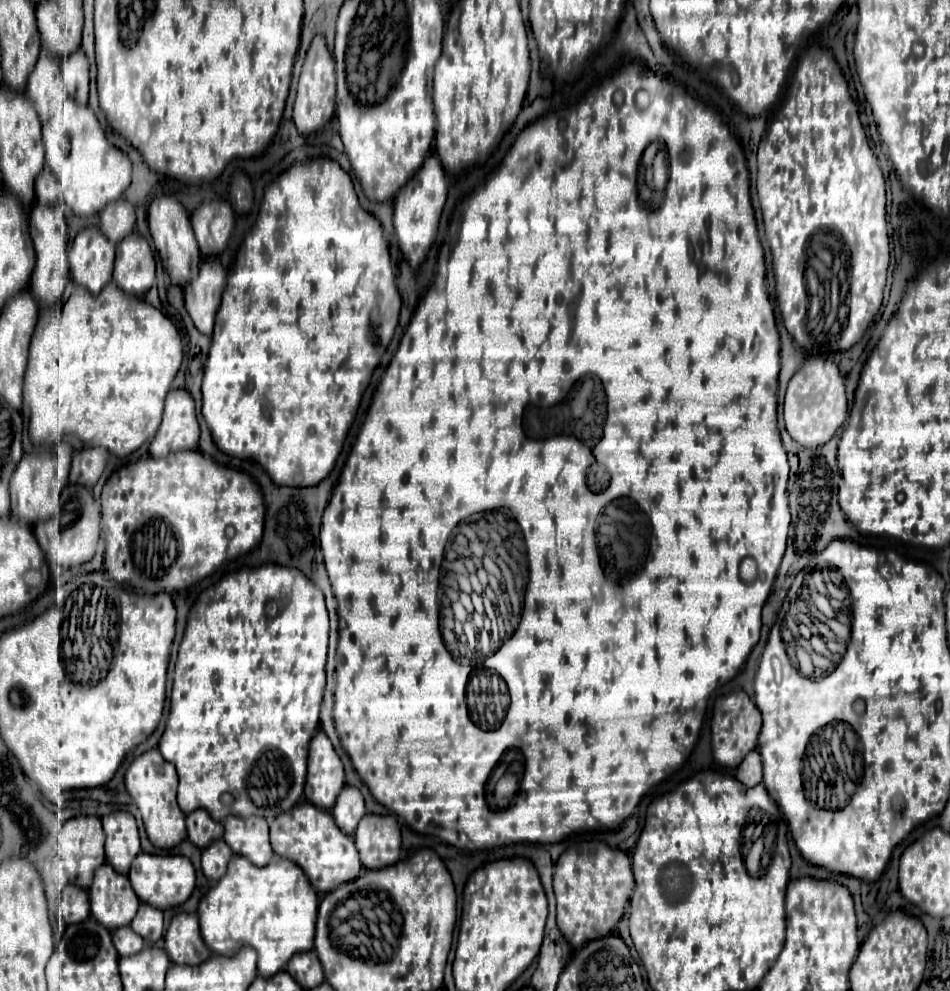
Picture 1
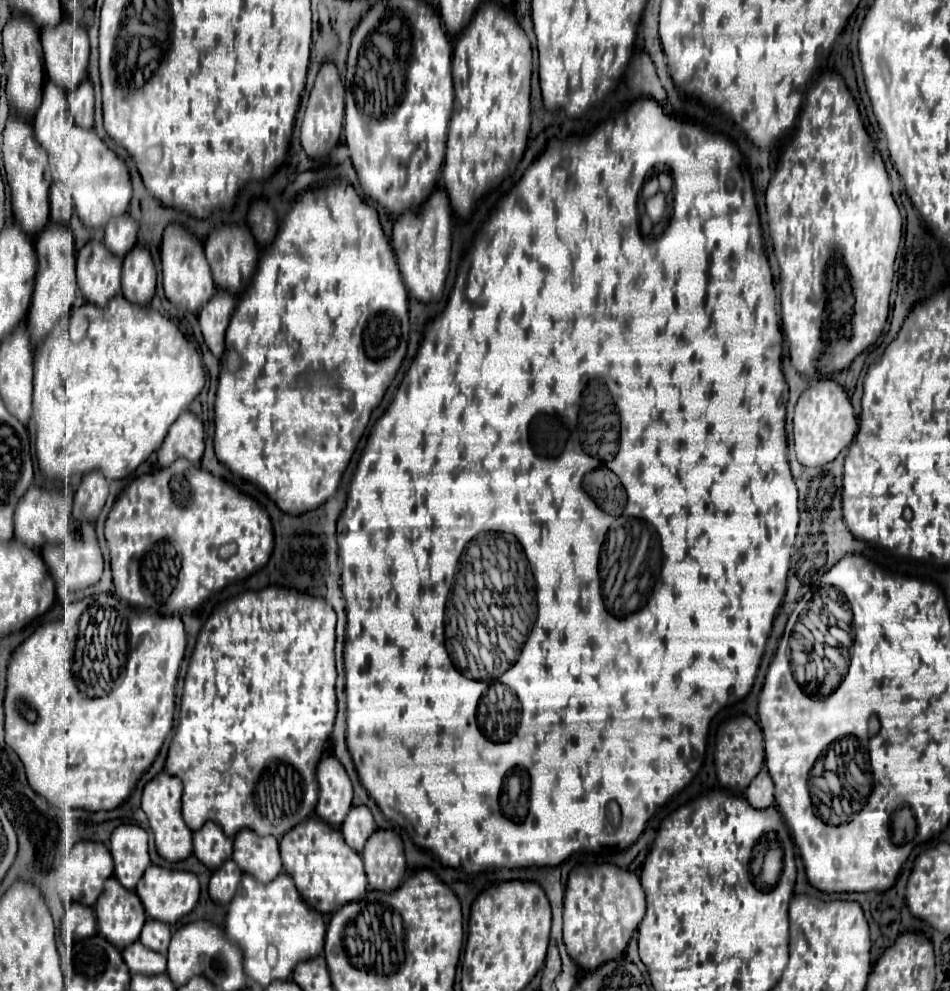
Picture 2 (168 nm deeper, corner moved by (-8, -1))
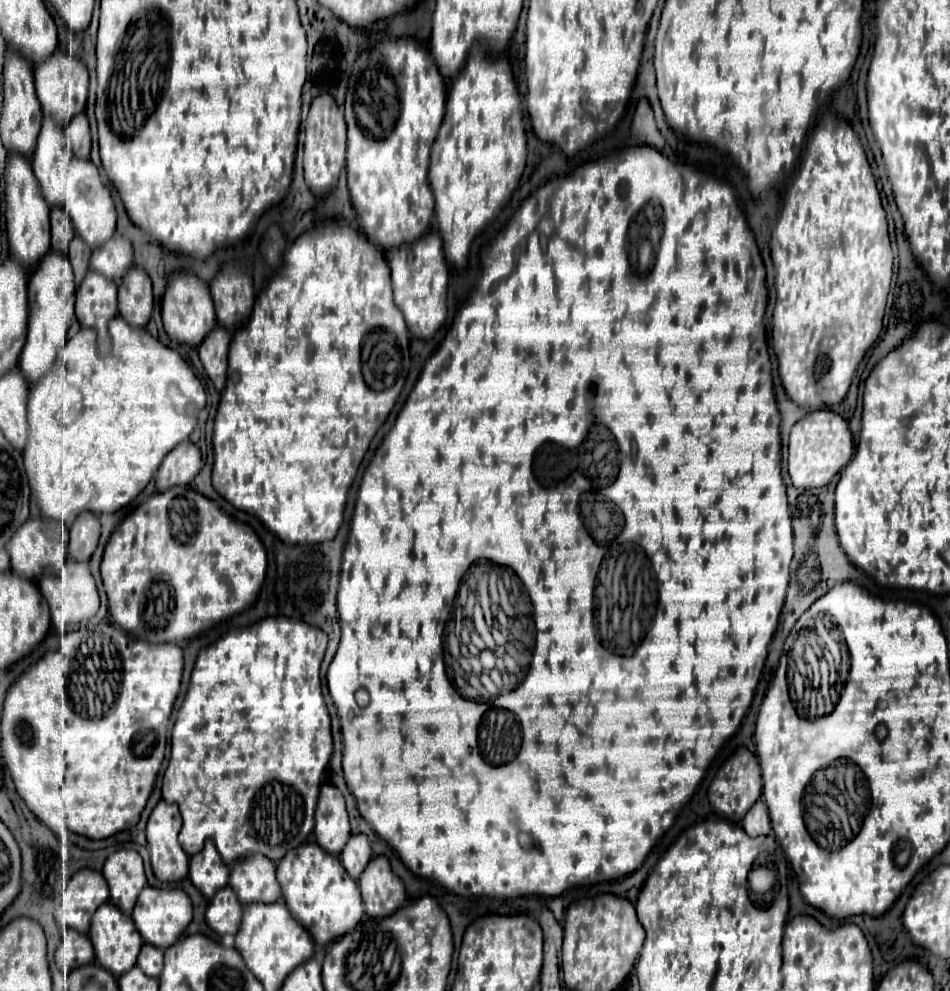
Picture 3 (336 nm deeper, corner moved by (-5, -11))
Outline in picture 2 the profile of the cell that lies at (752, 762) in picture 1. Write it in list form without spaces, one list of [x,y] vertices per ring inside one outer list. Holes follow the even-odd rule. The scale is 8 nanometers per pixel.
[[[766,768],[760,770],[760,774],[750,782],[750,786],[746,788],[746,800],[756,806],[756,808],[766,808],[774,802],[772,798],[774,794],[774,786],[772,786],[772,778],[768,774]]]

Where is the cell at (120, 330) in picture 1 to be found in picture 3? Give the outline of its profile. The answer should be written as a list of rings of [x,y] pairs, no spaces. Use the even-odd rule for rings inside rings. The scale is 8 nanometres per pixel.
[[[115,316],[109,322],[109,340],[111,340],[111,348],[107,352],[99,352],[97,346],[97,332],[91,328],[81,328],[67,344],[65,348],[57,354],[57,360],[53,364],[53,368],[37,382],[31,386],[29,390],[29,402],[27,402],[27,424],[29,424],[29,438],[27,438],[27,446],[23,450],[23,458],[25,458],[25,470],[29,476],[29,486],[31,486],[31,496],[35,500],[35,504],[39,506],[41,518],[45,520],[55,520],[63,522],[67,526],[71,526],[79,514],[83,512],[93,512],[97,516],[101,514],[113,514],[117,510],[121,510],[123,506],[127,506],[131,500],[135,500],[145,486],[149,484],[149,480],[153,478],[153,474],[157,472],[161,460],[167,456],[167,452],[171,452],[177,444],[189,440],[191,432],[197,426],[199,420],[199,412],[205,408],[205,390],[201,386],[201,382],[197,380],[197,376],[190,366],[173,348],[163,346],[157,338],[153,338],[145,328],[133,328],[129,324],[125,324],[125,320],[121,320],[121,316]]]

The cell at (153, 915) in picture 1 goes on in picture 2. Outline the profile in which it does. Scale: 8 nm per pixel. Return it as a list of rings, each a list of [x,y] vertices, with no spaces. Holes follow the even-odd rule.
[[[148,918],[148,922],[144,924],[144,930],[142,930],[142,934],[140,934],[140,942],[142,942],[144,946],[148,946],[150,950],[154,950],[154,952],[166,954],[170,936],[172,936],[172,934],[170,934],[170,926],[168,926],[166,922]]]

